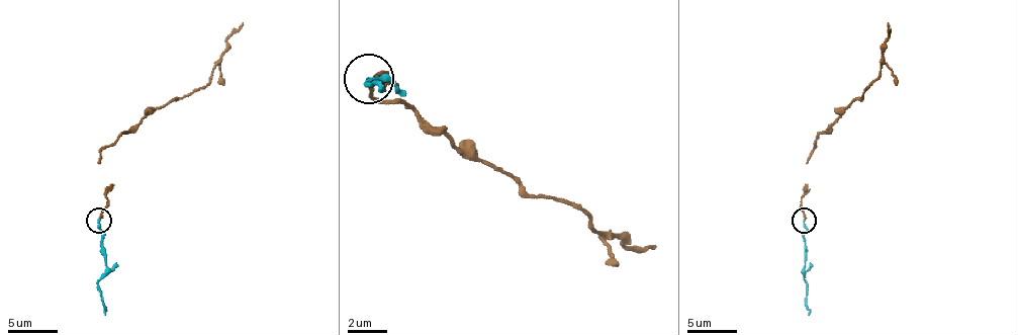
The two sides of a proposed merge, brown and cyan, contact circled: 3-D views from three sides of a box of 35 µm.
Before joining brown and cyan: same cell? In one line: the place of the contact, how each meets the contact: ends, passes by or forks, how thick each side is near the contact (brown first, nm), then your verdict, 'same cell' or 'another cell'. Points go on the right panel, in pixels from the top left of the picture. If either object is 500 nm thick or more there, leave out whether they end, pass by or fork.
place (804, 220); brown ends; cyan ends; calibres 150 and 170 nm; same cell

